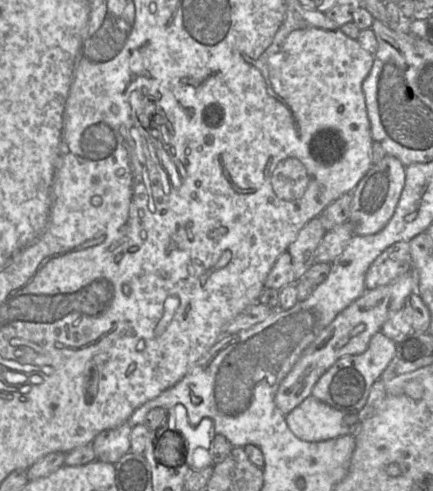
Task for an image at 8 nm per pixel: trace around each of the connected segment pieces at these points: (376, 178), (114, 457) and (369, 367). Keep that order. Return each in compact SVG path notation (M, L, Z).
M388 154L379 163L371 166L352 191L348 222L352 226L354 235L375 234L387 225L400 199L405 176L406 167L398 158Z
M124 422L116 428L104 430L99 433L91 445L96 460L115 464L130 451L131 426Z
M381 331L370 339L368 348L362 354L345 356L338 359L317 381L312 396L341 411L358 411L367 402L372 385L393 359L397 343Z

